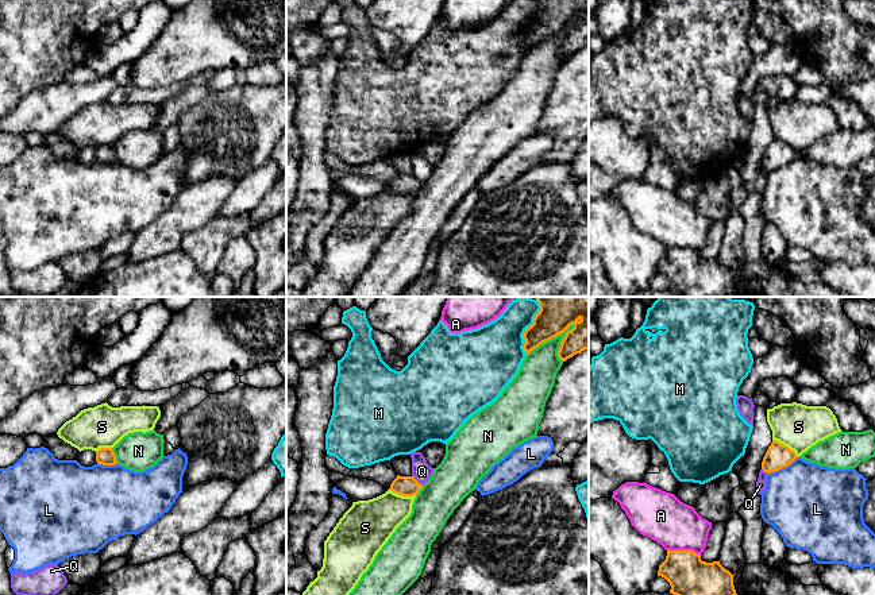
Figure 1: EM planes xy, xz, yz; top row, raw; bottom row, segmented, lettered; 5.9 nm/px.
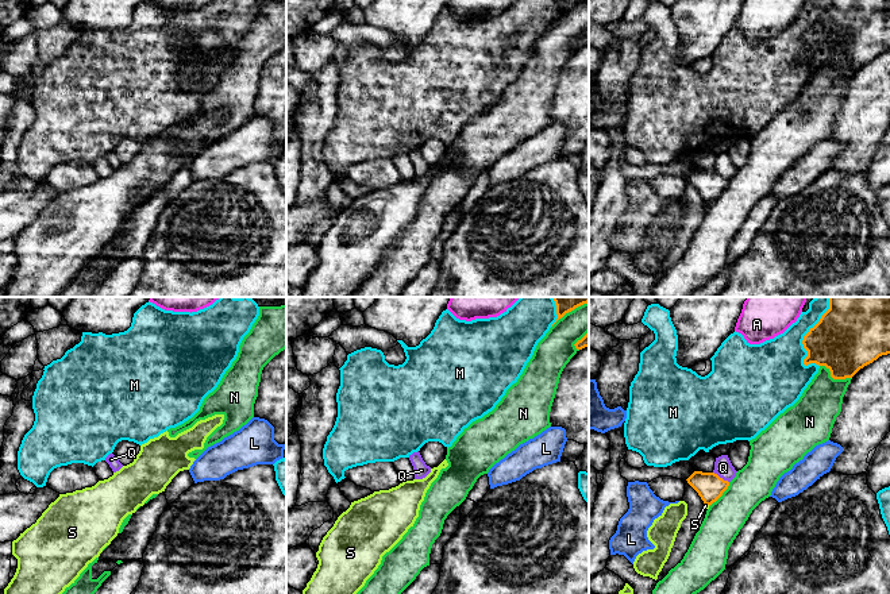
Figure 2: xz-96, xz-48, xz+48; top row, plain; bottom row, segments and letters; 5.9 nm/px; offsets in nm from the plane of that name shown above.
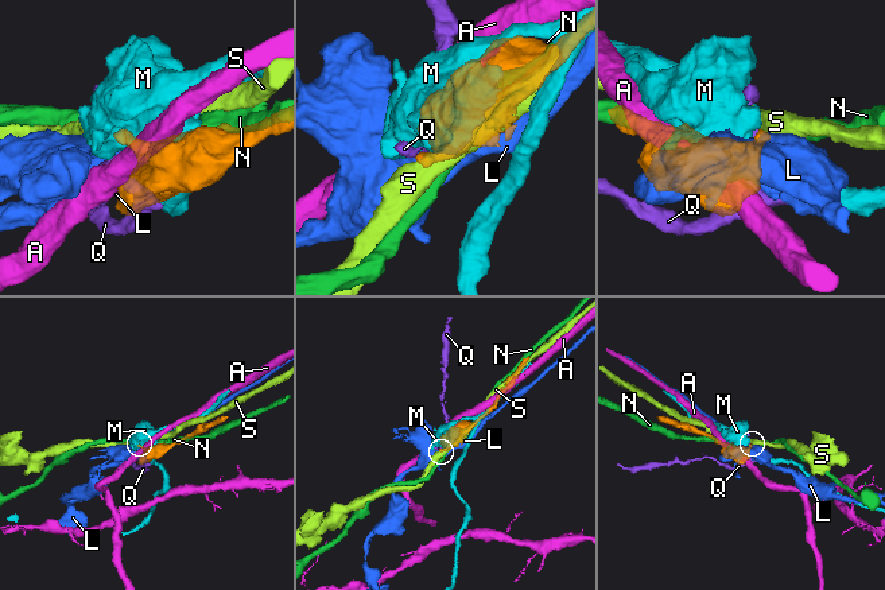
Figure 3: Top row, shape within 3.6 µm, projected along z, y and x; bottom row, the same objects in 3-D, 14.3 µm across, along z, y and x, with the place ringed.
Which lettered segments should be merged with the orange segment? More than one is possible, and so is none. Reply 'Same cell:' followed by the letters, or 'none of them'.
Same cell: none of them

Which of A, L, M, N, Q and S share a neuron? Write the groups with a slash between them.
A / L / M / N / Q / S

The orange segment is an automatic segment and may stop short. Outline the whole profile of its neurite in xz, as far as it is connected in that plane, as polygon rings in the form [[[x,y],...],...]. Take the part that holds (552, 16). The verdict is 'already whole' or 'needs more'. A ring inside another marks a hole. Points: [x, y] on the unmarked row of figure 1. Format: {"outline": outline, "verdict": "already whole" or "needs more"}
{"outline": [[[539,0],[539,3],[540,8],[533,22],[523,32],[525,53],[563,31],[570,23],[574,26],[560,40],[559,57],[566,59],[589,47],[589,0]]], "verdict": "already whole"}

